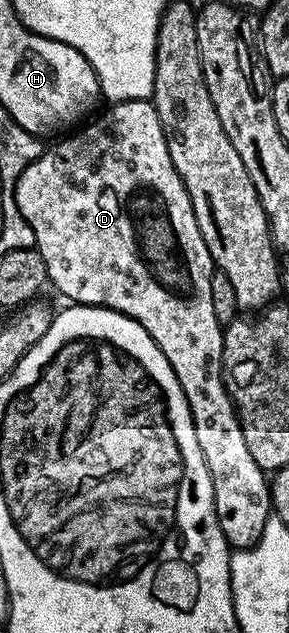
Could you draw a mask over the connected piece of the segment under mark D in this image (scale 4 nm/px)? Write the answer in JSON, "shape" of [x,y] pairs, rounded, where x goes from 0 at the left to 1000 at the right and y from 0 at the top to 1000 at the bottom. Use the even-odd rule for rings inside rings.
{"shape":[[[522,158],[408,160],[374,171],[388,172],[367,174],[336,191],[308,190],[273,207],[180,226],[197,226],[197,229],[180,229],[170,235],[163,231],[142,240],[138,250],[118,258],[104,258],[104,264],[90,264],[90,270],[76,270],[55,291],[62,333],[76,333],[76,346],[90,346],[90,352],[104,352],[104,365],[118,365],[118,378],[125,379],[118,392],[138,398],[145,409],[159,409],[159,428],[176,455],[194,455],[215,468],[239,469],[232,472],[239,477],[266,482],[336,482],[356,488],[391,488],[450,504],[464,504],[512,524],[519,536],[533,536],[533,542],[547,542],[561,561],[574,561],[574,567],[644,624],[644,637],[657,643],[657,656],[671,662],[671,687],[685,687],[685,706],[699,706],[699,725],[713,725],[713,738],[727,744],[727,757],[740,763],[740,801],[754,814],[754,826],[768,833],[768,845],[806,869],[862,867],[907,845],[907,833],[920,829],[941,810],[941,780],[934,760],[917,742],[900,741],[893,731],[879,731],[879,719],[865,719],[865,706],[851,706],[851,694],[830,673],[830,659],[817,654],[803,627],[775,610],[775,581],[768,580],[775,521],[754,498],[740,498],[740,479],[727,468],[727,441],[740,430],[734,404],[699,378],[699,365],[685,365],[685,346],[671,346],[671,327],[657,321],[657,308],[588,251],[588,239],[574,232],[574,213],[561,207],[561,194],[547,188],[536,166],[526,164]]]}

